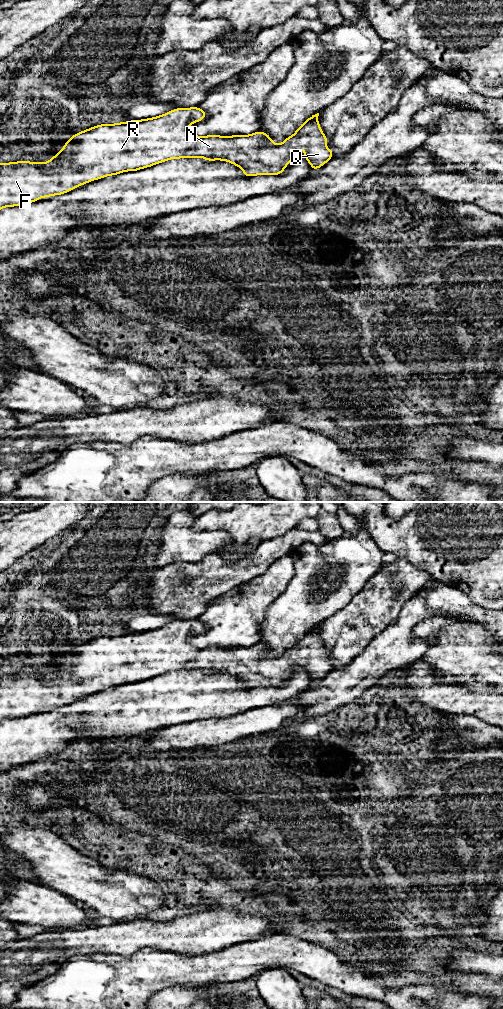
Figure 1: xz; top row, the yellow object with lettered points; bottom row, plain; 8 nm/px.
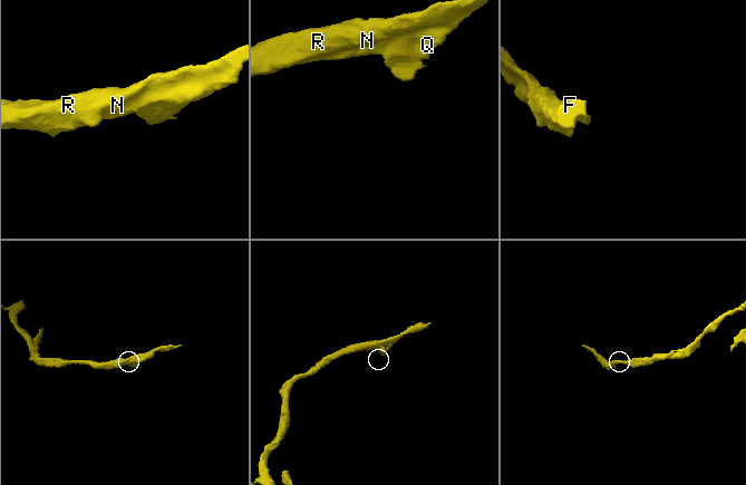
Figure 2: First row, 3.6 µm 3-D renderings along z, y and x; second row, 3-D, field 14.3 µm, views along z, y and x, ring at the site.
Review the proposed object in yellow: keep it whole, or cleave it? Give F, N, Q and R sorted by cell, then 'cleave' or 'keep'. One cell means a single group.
F N Q R; keep

